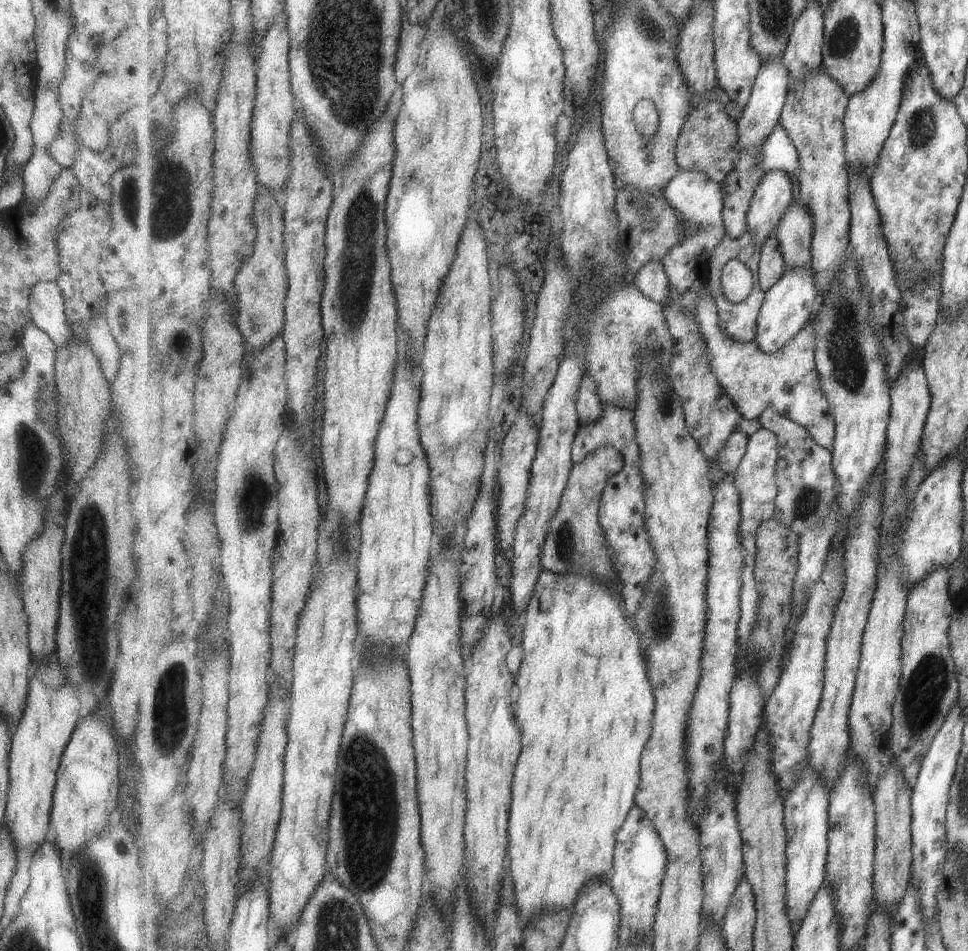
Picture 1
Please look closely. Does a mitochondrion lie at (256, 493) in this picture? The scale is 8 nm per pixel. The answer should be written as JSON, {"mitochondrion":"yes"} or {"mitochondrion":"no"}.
{"mitochondrion":"yes"}

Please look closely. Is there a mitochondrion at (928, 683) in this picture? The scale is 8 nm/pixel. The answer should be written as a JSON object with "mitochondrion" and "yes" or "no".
{"mitochondrion":"yes"}

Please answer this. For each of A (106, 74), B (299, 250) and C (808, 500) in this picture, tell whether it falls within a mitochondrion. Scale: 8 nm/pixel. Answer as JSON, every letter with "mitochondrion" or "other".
{"A":"other","B":"other","C":"mitochondrion"}

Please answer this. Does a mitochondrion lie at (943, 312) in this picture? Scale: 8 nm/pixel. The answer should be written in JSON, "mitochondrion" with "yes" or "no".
{"mitochondrion":"no"}

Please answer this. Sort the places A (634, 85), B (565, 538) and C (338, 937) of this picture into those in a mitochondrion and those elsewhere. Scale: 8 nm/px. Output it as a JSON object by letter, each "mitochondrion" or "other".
{"A":"other","B":"mitochondrion","C":"mitochondrion"}

